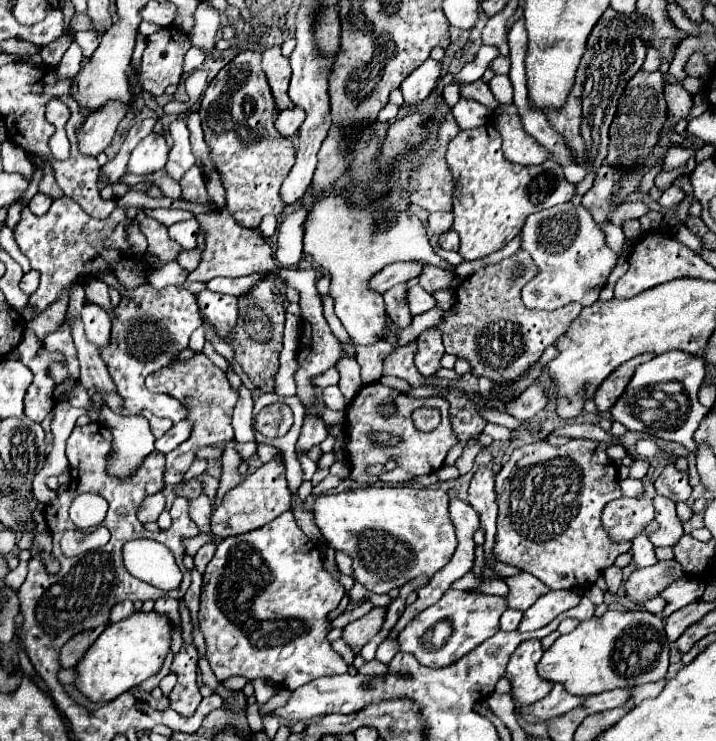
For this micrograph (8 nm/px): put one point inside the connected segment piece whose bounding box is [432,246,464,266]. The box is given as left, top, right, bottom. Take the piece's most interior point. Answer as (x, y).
(453, 258)

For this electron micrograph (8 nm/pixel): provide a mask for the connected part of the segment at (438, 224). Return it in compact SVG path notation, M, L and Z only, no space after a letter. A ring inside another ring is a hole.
M434 212L428 216L428 228L434 232L434 234L442 234L446 230L452 228L452 212Z

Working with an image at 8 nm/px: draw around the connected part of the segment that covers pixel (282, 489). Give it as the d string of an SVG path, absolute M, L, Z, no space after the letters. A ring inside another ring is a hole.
M272 460L264 466L260 466L254 474L242 478L242 482L238 486L234 486L232 490L226 492L220 506L212 512L212 532L222 538L252 532L260 526L266 526L268 522L278 518L286 510L290 510L290 500L292 500L292 496L290 496L288 484L286 484L284 464L280 460Z

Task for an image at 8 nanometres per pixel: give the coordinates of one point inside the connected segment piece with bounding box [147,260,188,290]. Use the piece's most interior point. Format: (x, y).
(172, 273)

